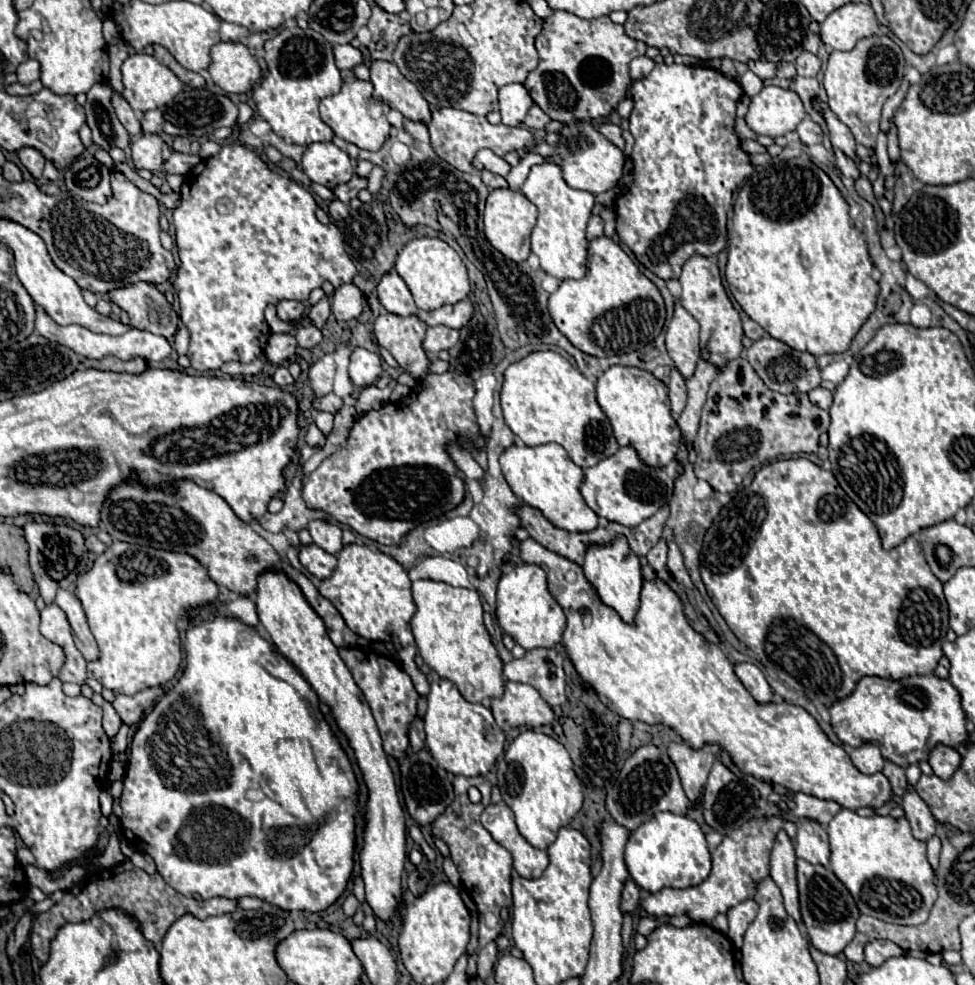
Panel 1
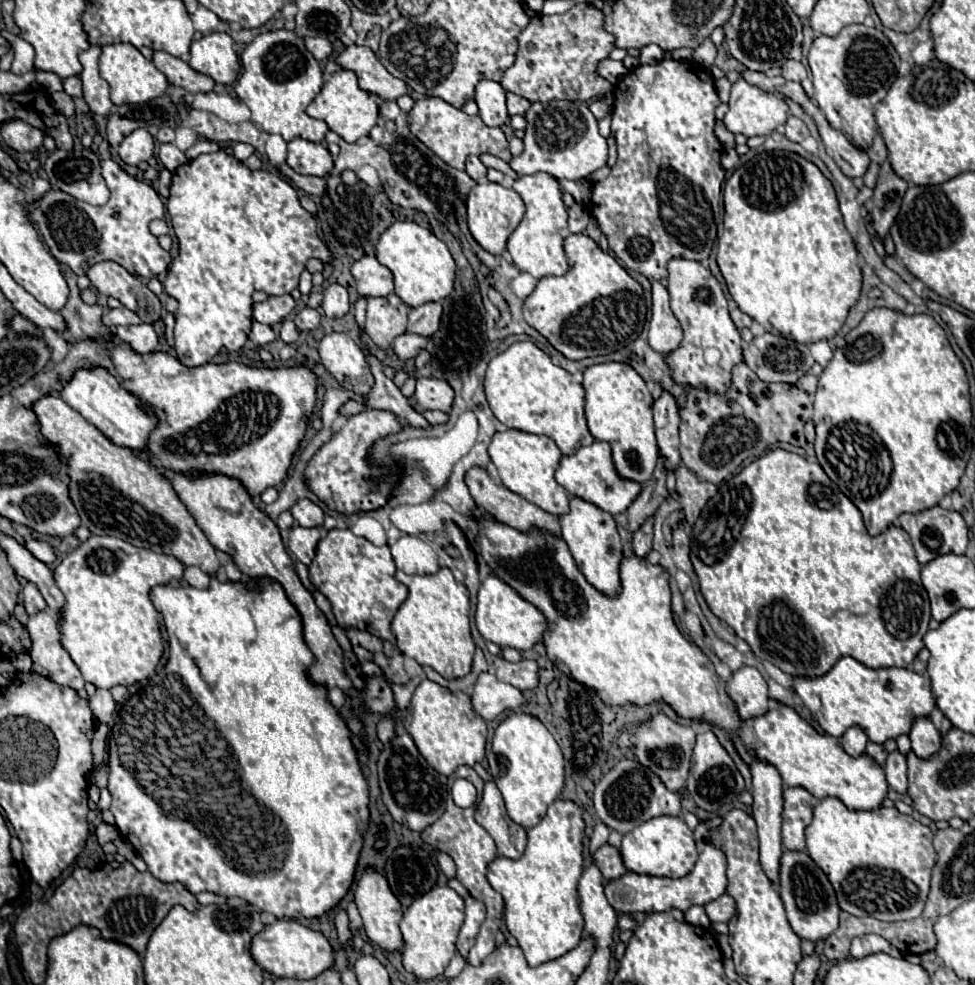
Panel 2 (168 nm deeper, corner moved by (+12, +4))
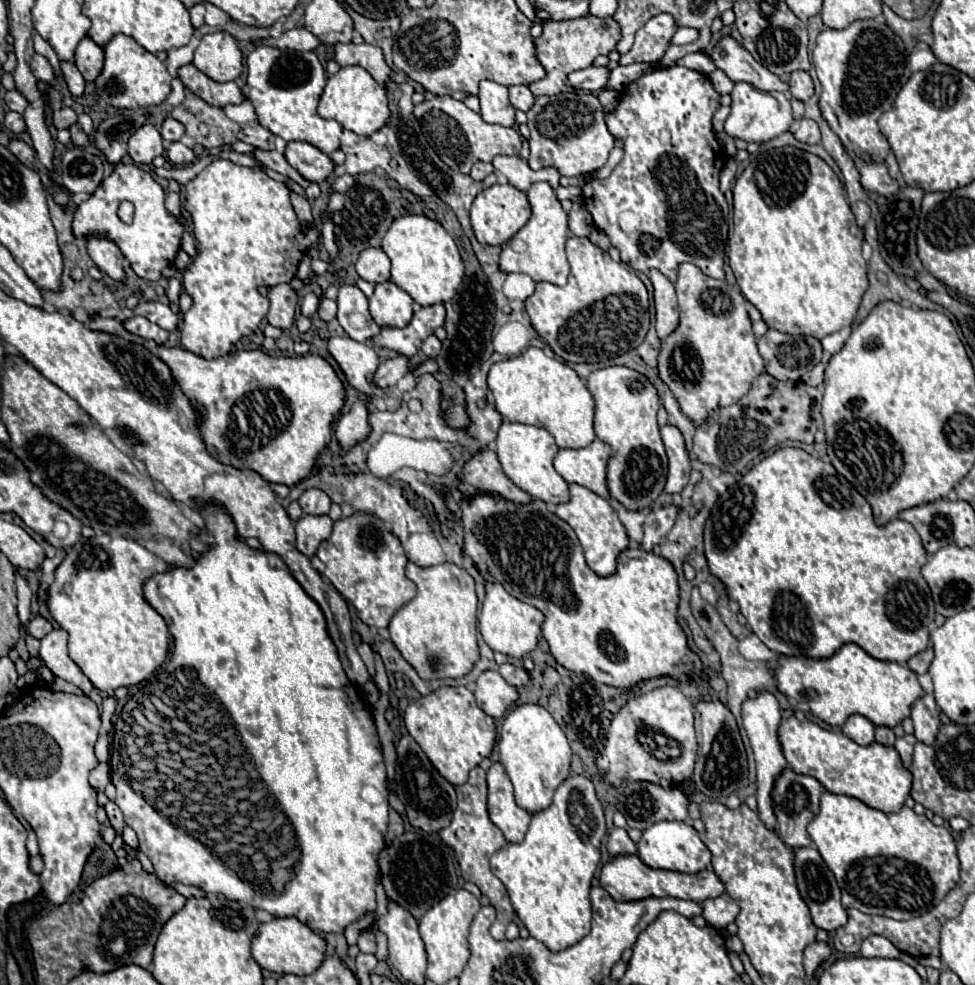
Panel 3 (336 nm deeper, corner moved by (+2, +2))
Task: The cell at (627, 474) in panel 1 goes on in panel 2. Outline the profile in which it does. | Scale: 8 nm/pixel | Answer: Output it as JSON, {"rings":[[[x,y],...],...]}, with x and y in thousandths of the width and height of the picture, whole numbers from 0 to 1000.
{"rings":[[[610,448],[608,452],[596,454],[588,462],[577,464],[569,486],[575,494],[582,496],[586,505],[596,505],[627,523],[641,521],[651,509],[651,505],[657,501],[657,490],[643,488],[635,484],[635,480],[631,480],[631,470],[627,468],[627,452],[623,452],[621,448]]]}

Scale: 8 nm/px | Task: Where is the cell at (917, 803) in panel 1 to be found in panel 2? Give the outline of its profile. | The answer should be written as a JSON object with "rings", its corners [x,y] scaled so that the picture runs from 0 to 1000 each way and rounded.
{"rings":[[[922,762],[912,764],[910,777],[908,777],[908,787],[910,787],[910,795],[916,803],[920,803],[924,807],[930,805],[930,777],[928,777],[928,769]]]}

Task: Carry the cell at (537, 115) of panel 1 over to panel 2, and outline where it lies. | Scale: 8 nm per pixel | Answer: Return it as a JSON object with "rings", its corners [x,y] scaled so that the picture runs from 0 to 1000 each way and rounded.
{"rings":[[[520,94],[520,111],[522,111],[522,117],[538,117],[541,111],[545,109],[545,105],[528,94]]]}

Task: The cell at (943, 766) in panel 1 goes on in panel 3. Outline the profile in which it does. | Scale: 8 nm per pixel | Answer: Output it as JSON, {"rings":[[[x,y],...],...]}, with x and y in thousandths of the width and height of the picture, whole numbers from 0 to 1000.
{"rings":[[[949,704],[945,710],[941,710],[934,716],[934,730],[936,730],[941,752],[947,752],[951,756],[957,754],[961,740],[965,738],[965,732],[963,732],[963,720],[955,704]]]}

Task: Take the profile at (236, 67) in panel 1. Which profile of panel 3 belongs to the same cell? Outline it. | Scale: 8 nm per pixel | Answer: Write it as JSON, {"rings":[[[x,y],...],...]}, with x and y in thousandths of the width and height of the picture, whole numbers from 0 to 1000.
{"rings":[[[231,31],[214,34],[200,50],[198,66],[223,84],[239,82],[249,72],[249,56],[241,40]]]}

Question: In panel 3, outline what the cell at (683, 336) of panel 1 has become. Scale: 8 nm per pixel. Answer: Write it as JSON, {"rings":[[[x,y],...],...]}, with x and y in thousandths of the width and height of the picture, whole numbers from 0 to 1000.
{"rings":[[[674,273],[666,275],[666,283],[670,287],[670,306],[672,306],[672,332],[674,340],[682,344],[696,328],[696,316],[694,316],[694,304],[692,304],[692,291],[690,287],[676,277]]]}

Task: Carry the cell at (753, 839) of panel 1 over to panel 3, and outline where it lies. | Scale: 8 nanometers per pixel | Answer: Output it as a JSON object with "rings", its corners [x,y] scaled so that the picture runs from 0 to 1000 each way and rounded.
{"rings":[[[635,866],[629,872],[625,872],[616,882],[614,896],[631,915],[655,915],[664,911],[694,911],[694,913],[707,913],[719,917],[723,913],[737,911],[744,905],[742,896],[731,884],[723,882],[707,888],[707,886],[694,886],[682,882],[668,882],[653,868],[645,868],[645,866]]]}

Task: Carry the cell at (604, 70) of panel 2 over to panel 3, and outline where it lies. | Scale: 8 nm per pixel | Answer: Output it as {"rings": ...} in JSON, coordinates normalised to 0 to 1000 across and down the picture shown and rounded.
{"rings":[[[602,68],[600,72],[584,74],[584,88],[598,90],[598,92],[616,92],[621,90],[625,70],[623,68]]]}

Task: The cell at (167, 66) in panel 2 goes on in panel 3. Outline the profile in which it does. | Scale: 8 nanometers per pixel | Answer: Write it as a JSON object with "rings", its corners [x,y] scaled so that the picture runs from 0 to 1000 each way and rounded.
{"rings":[[[198,66],[186,68],[184,70],[184,80],[188,82],[188,86],[194,92],[198,92],[202,98],[206,98],[210,105],[214,105],[218,109],[231,109],[231,107],[251,103],[251,96],[249,96],[249,92],[245,90],[245,86],[241,82],[223,84]]]}

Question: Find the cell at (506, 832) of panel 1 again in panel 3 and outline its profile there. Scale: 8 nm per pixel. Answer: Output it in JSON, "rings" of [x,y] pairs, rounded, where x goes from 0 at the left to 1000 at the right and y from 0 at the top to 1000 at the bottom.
{"rings":[[[506,775],[499,783],[502,797],[502,829],[514,842],[520,854],[532,856],[538,850],[538,840],[543,840],[543,825],[530,819],[526,811],[526,797],[514,779],[514,775]]]}

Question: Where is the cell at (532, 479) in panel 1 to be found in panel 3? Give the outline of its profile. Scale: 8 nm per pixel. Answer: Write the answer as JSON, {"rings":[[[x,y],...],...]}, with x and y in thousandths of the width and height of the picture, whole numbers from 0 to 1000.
{"rings":[[[516,427],[512,438],[510,438],[508,454],[510,454],[510,464],[512,464],[512,470],[514,470],[516,478],[518,478],[518,482],[532,496],[536,496],[545,505],[555,507],[555,509],[565,511],[565,513],[579,511],[584,507],[584,492],[567,476],[567,464],[571,462],[573,454],[571,454],[569,446],[567,446],[567,442],[563,438],[559,438],[555,434],[549,434],[549,431]]]}

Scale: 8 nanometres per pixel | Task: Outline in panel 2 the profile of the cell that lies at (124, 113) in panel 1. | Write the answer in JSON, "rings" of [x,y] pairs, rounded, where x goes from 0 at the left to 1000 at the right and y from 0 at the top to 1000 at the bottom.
{"rings":[[[93,46],[87,54],[81,56],[81,62],[85,66],[85,101],[97,117],[112,117],[116,105],[112,98],[112,86],[102,76],[102,54],[104,46]]]}

